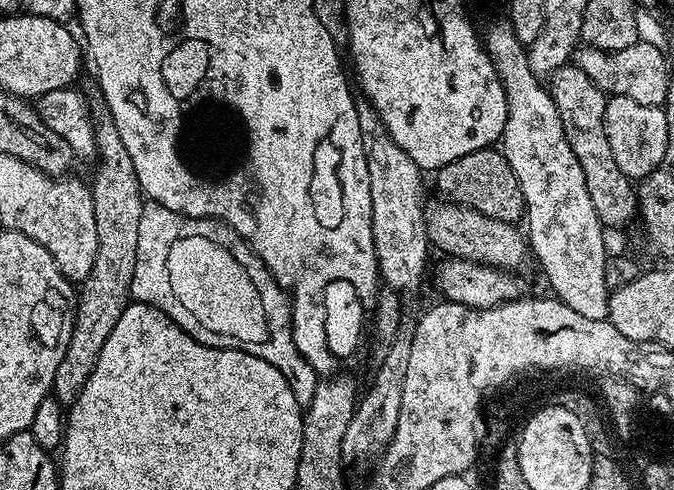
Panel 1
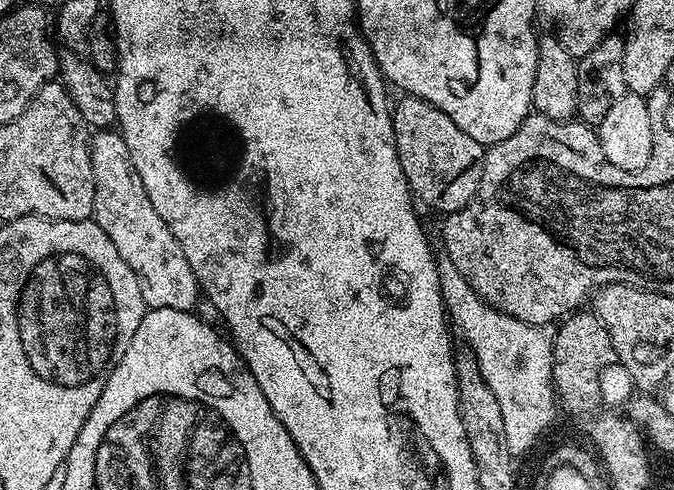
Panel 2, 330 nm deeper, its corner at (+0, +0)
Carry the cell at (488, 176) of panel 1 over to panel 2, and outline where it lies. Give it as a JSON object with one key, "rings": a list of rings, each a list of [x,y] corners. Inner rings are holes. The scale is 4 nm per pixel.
{"rings":[[[407,94],[399,98],[392,108],[392,129],[398,162],[413,197],[441,214],[462,210],[475,200],[482,182],[485,145],[474,142],[466,130],[458,130],[453,120],[430,102]]]}

